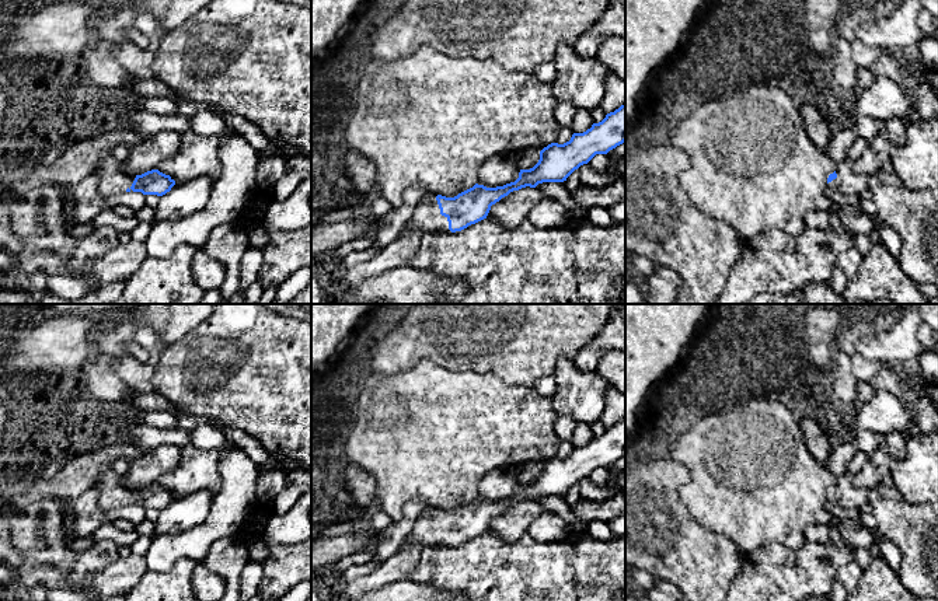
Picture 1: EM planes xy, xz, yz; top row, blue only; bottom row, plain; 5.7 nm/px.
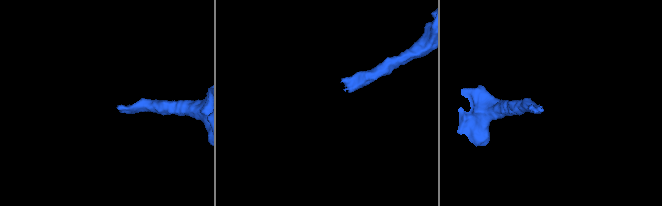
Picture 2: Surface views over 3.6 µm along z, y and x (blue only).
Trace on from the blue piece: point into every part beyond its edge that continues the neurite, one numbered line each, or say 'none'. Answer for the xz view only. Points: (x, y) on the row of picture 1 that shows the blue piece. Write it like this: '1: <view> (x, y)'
1: xz (428, 217)

